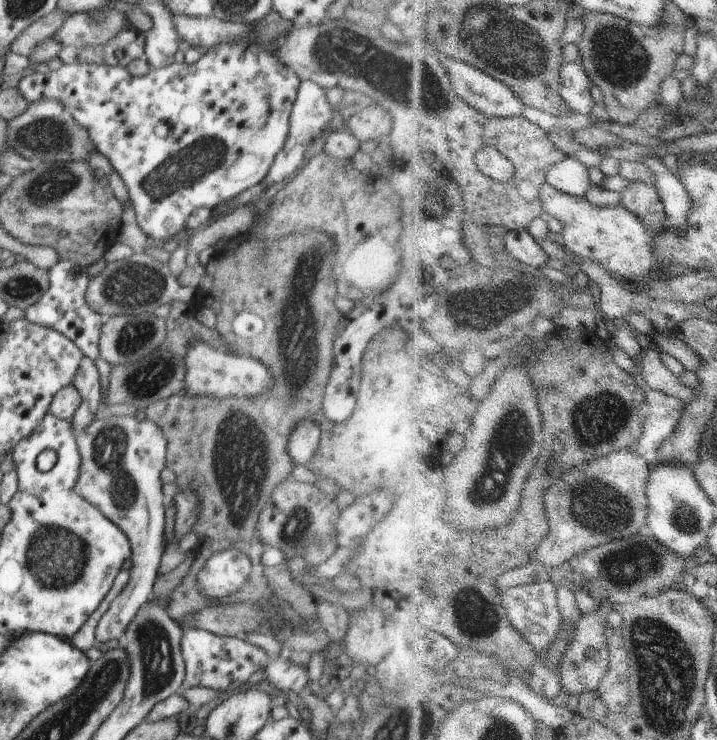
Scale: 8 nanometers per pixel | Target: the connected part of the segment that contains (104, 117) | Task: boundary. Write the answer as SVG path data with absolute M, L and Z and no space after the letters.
M272 10L262 21L252 24L253 30L238 43L223 43L208 50L202 51L202 57L198 62L190 64L171 63L160 69L151 68L151 72L145 76L133 76L126 67L116 64L78 63L69 62L57 71L45 68L33 68L32 72L24 76L17 88L20 93L29 100L29 103L37 101L56 100L63 104L71 113L74 121L84 128L91 139L93 146L108 158L111 166L120 175L124 184L128 187L130 202L133 207L138 227L153 244L163 244L175 235L186 231L189 217L200 208L214 209L218 204L238 196L249 187L258 185L268 173L276 156L283 150L289 132L289 117L298 95L301 81L286 65L275 58L274 45L277 45L292 24L283 20Z

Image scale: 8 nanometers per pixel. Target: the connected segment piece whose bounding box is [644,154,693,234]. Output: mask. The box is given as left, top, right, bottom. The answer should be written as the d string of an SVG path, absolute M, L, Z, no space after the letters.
M658 154L647 156L644 163L650 166L656 177L657 186L667 211L670 230L674 228L680 234L688 234L693 201L681 182L681 178L678 178L673 168L664 162L664 156L658 156Z

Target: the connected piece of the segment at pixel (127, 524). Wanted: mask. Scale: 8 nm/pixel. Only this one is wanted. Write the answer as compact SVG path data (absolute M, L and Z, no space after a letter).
M134 415L132 416L110 416L110 418L98 418L90 427L87 427L83 430L82 433L76 434L77 436L77 446L79 452L81 453L81 468L80 473L78 476L78 481L76 484L75 489L78 493L81 494L85 500L88 500L91 504L94 504L106 519L109 519L116 524L129 538L129 542L131 545L131 552L133 553L128 560L130 563L130 581L126 584L124 591L111 603L111 606L108 608L108 611L100 618L98 622L96 631L95 631L95 638L96 641L100 644L109 644L112 640L118 641L121 636L124 636L128 626L132 623L132 620L138 614L138 610L141 607L144 607L144 604L147 604L152 598L153 595L153 586L156 582L156 577L158 576L158 568L160 566L162 556L165 554L165 502L166 498L162 493L163 482L160 479L160 474L162 470L166 467L167 464L167 449L168 449L168 440L164 435L164 432L161 430L161 427L158 426L157 423L151 422L149 419L145 420L138 420Z

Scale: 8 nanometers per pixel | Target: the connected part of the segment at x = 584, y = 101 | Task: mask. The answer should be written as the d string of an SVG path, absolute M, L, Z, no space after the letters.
M582 57L580 64L575 63L565 63L563 70L561 71L561 96L565 98L573 109L583 114L591 114L594 110L594 96L592 96L592 88L590 85L596 85L586 71L586 68L582 62Z

